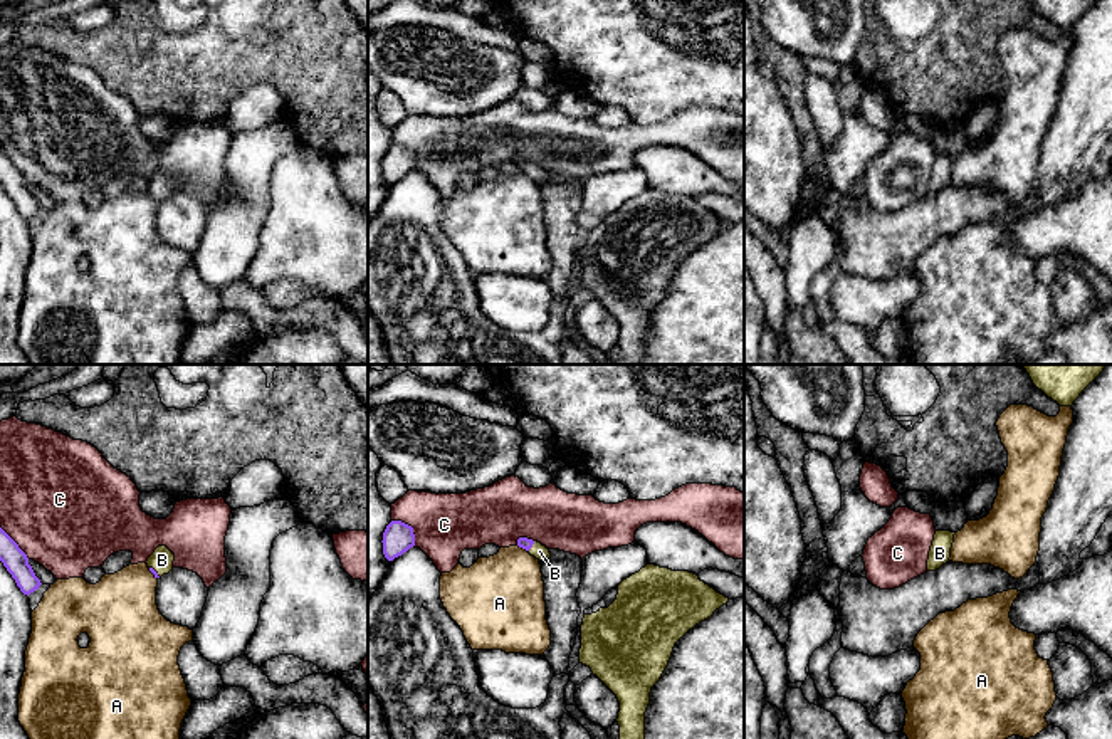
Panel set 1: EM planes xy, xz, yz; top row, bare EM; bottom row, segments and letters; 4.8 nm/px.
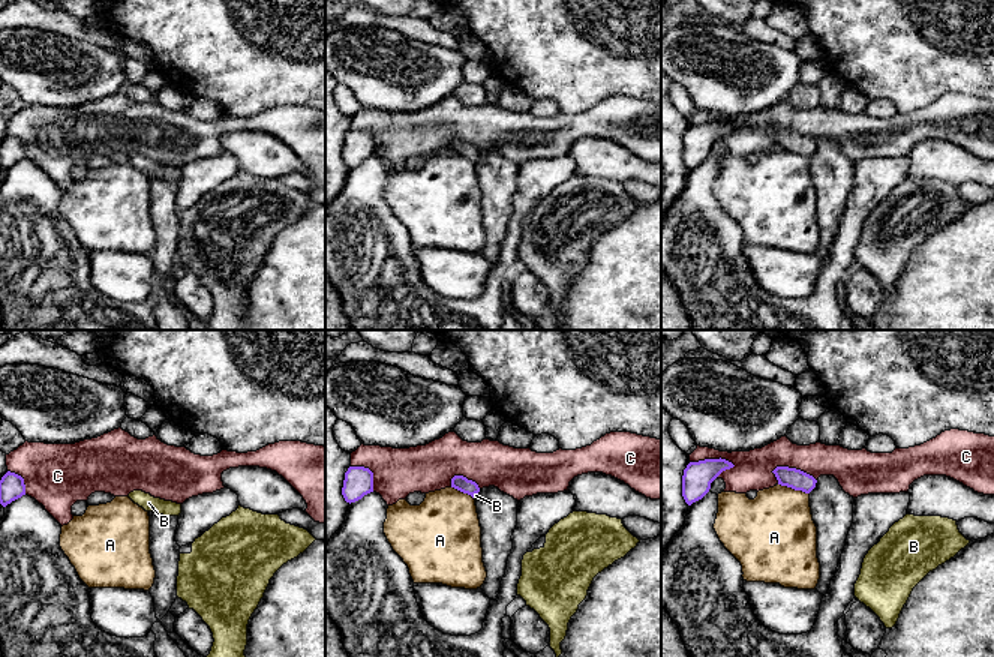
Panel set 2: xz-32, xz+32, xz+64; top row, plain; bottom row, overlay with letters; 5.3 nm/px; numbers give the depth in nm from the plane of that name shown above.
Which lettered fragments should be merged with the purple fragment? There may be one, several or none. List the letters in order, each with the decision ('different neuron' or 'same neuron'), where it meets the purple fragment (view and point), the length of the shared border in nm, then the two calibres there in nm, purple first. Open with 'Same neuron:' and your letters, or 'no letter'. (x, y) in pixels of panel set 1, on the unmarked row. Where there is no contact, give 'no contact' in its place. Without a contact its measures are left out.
Same neuron: B
A: different neuron | xy (152, 195) | 70 nm | 20/360 nm
B: same neuron | xy (155, 195) | 80 nm | 20/110 nm
C: different neuron | xz (410, 150) | 170 nm | 150/300 nm

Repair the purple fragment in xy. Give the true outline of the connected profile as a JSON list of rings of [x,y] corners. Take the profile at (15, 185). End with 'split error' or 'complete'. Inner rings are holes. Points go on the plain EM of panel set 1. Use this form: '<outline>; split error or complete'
[[[0,151],[0,185],[15,203],[24,218],[30,218],[42,208],[29,188],[27,178],[18,168]]]; complete

